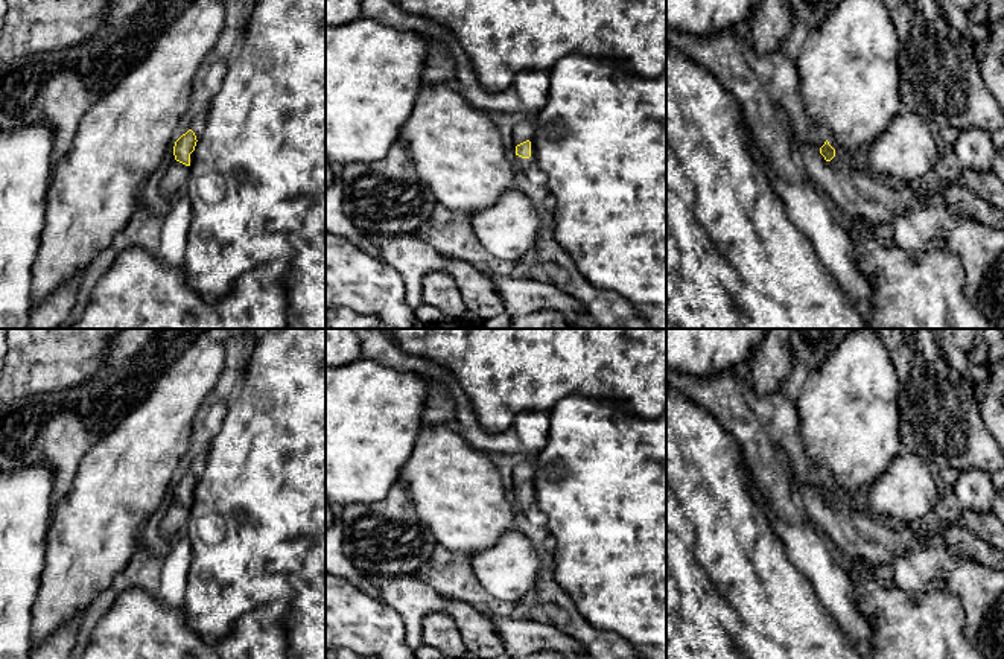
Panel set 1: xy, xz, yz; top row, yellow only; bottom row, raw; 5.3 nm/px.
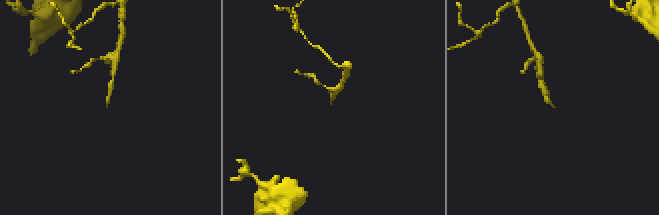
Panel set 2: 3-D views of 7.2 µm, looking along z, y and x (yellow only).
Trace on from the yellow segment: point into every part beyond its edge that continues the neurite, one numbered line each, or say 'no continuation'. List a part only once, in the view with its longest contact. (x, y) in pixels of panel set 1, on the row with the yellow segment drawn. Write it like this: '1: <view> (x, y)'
1: xz (524, 130)

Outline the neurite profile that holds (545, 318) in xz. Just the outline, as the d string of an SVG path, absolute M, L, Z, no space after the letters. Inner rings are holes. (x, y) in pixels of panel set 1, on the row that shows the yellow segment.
M542 309L534 310L528 315L513 317L508 329L570 329L570 327L563 314L551 309Z

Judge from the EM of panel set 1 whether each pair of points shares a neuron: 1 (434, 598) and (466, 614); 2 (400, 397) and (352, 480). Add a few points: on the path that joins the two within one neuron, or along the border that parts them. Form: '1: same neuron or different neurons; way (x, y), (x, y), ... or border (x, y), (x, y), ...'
1: same neuron; way (441, 604), (458, 611)
2: same neuron; way (381, 417), (352, 446), (352, 460)

